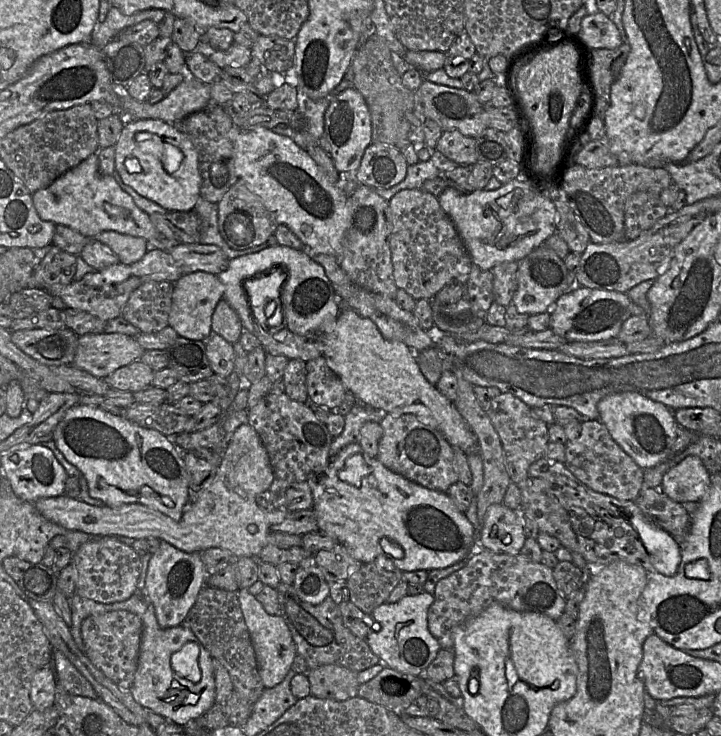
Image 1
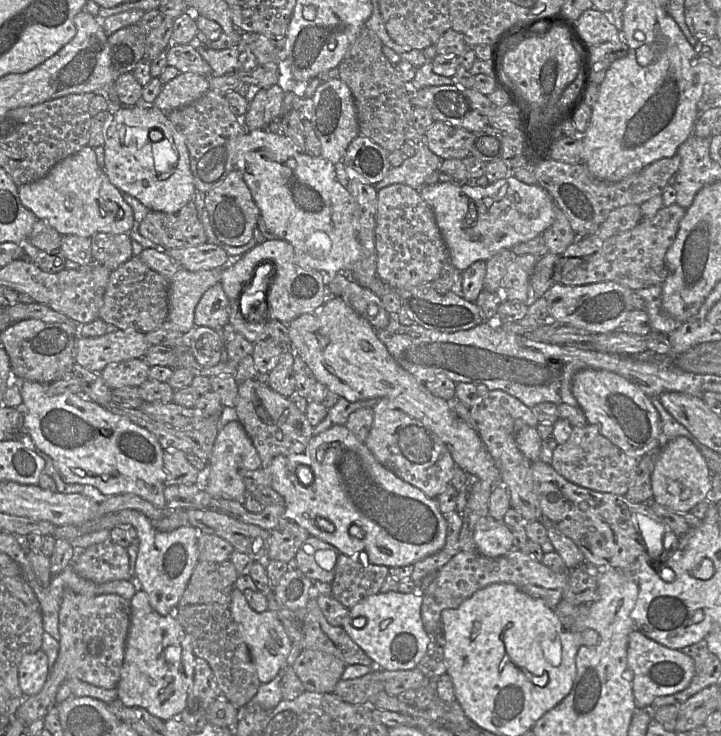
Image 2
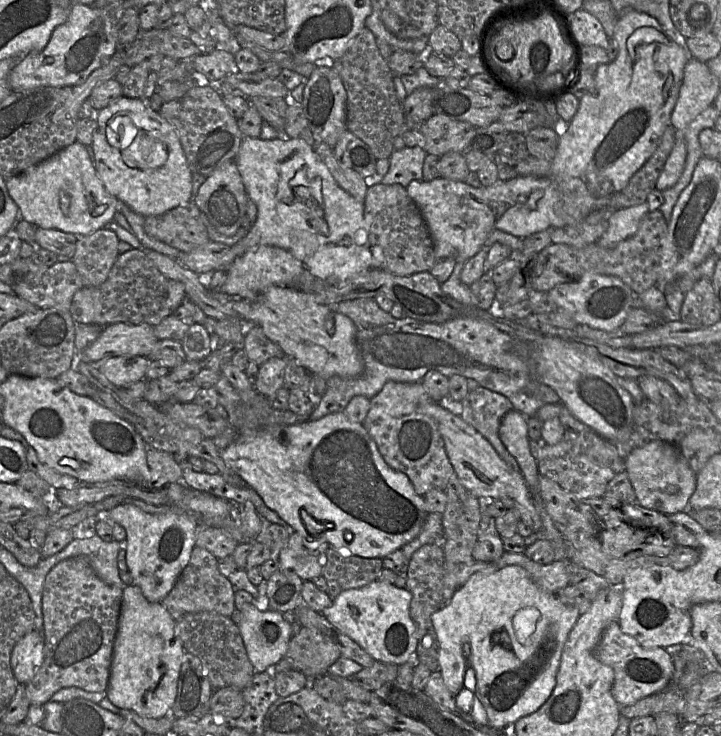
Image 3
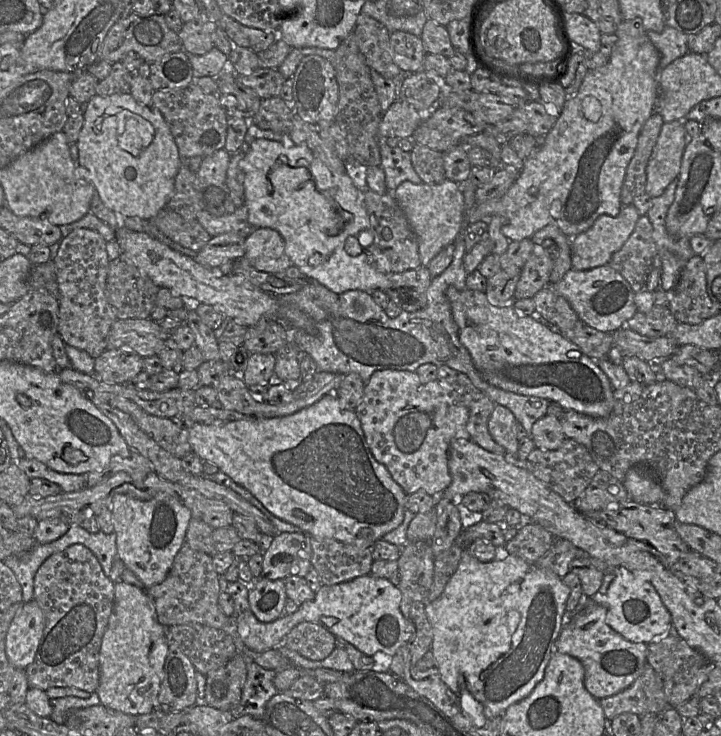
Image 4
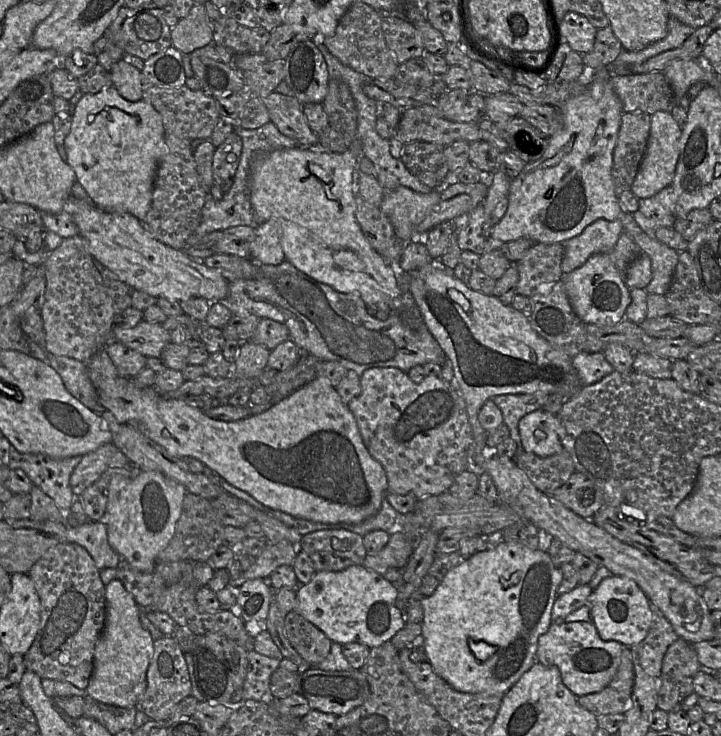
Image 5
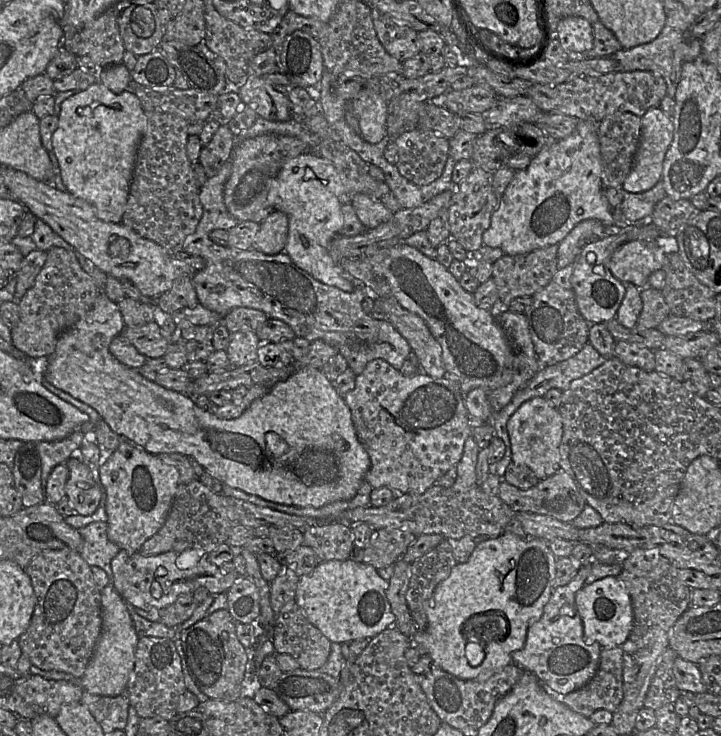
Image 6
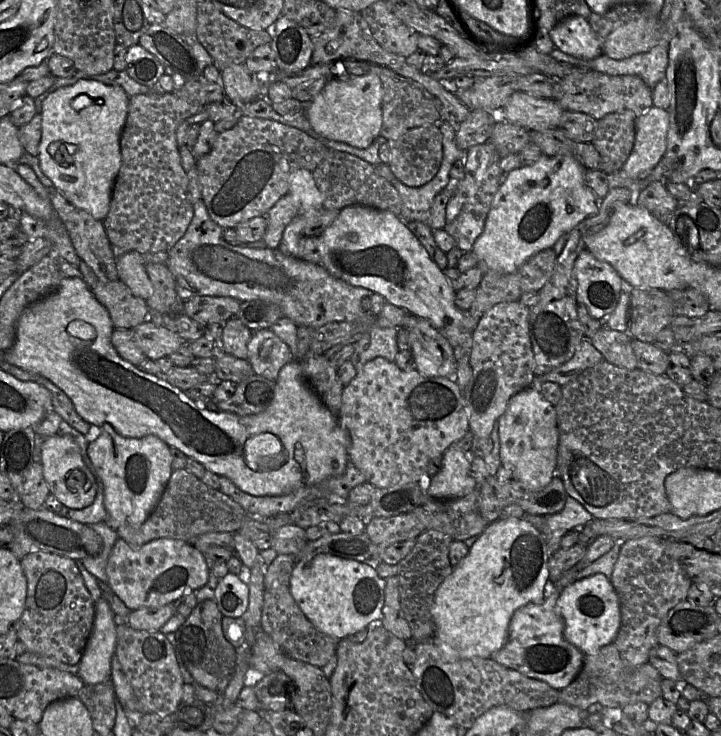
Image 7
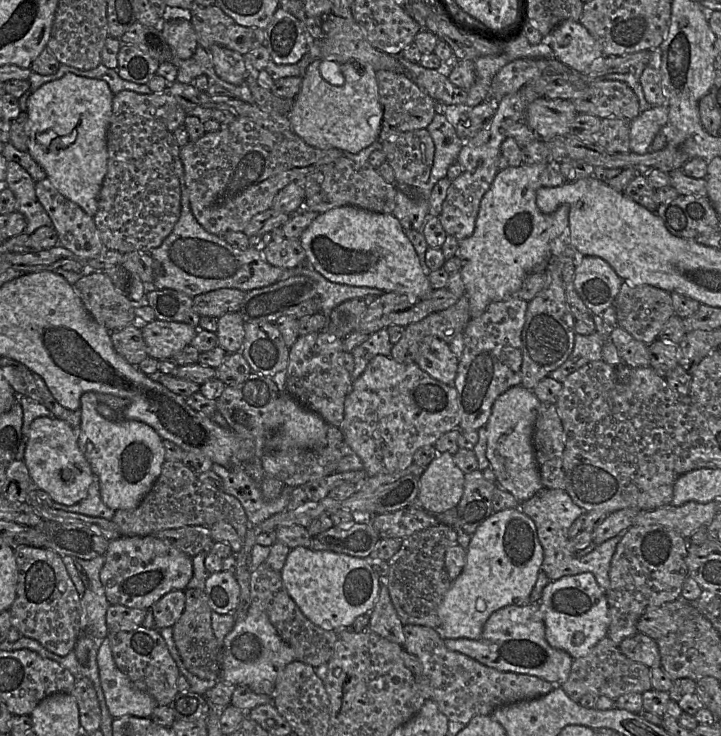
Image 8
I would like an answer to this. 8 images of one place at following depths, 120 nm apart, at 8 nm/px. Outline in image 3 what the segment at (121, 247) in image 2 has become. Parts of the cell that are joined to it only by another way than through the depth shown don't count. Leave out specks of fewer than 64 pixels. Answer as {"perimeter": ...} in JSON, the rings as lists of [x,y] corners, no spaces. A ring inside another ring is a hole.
{"perimeter":[[[108,227],[88,235],[78,236],[76,251],[70,261],[75,264],[84,287],[100,286],[107,279],[117,257],[120,255],[119,242],[120,239],[117,234]]]}

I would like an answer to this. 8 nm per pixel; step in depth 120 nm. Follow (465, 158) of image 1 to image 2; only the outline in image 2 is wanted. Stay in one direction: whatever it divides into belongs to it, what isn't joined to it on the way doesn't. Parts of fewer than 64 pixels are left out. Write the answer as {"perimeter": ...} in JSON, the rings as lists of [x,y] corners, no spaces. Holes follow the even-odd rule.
{"perimeter":[[[434,121],[423,139],[429,149],[442,160],[465,159],[471,153],[473,133],[445,122]]]}

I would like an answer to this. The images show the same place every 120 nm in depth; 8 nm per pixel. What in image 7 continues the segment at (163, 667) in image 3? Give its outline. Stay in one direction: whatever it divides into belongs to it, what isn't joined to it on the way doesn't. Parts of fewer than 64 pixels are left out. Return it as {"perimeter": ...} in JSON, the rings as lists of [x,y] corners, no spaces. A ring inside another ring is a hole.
{"perimeter":[[[101,597],[95,602],[93,629],[78,664],[78,676],[84,684],[110,680],[116,648],[116,627],[114,613],[109,603]]]}

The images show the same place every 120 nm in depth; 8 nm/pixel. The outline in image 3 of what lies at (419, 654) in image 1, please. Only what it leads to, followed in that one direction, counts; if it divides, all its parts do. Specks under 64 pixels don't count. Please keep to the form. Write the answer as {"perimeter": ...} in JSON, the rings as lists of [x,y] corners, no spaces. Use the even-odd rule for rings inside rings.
{"perimeter":[[[376,580],[361,588],[341,592],[333,599],[331,606],[324,609],[321,614],[376,662],[399,666],[408,662],[417,650],[416,626],[410,616],[411,599],[412,594],[407,589]]]}

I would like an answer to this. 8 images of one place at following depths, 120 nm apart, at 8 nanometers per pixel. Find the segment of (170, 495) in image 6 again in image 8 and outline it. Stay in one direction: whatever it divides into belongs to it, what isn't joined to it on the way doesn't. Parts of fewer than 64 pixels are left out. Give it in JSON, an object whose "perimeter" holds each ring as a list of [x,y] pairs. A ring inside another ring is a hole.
{"perimeter":[[[84,393],[80,398],[79,447],[91,465],[93,475],[99,478],[103,503],[114,511],[131,510],[139,505],[161,474],[166,461],[163,439],[143,422],[105,418],[97,411],[99,405],[120,413],[127,405],[127,400],[108,394]]]}

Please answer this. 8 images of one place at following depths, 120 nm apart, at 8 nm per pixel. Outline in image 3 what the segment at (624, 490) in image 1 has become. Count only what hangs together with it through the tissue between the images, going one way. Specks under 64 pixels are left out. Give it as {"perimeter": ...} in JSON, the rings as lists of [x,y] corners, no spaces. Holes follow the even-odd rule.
{"perimeter":[[[592,429],[581,433],[565,431],[559,443],[555,445],[547,444],[539,450],[536,461],[539,475],[556,482],[562,489],[580,499],[603,497],[609,481],[625,469],[625,458],[619,454],[616,445]]]}

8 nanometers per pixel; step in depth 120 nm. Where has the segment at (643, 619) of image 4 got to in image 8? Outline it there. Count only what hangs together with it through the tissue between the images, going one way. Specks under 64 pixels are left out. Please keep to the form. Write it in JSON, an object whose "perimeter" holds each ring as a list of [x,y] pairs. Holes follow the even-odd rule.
{"perimeter":[[[584,572],[550,581],[543,589],[540,604],[543,606],[545,638],[550,646],[567,652],[573,659],[587,656],[595,645],[608,634],[610,625],[606,591],[597,583],[594,575]]]}

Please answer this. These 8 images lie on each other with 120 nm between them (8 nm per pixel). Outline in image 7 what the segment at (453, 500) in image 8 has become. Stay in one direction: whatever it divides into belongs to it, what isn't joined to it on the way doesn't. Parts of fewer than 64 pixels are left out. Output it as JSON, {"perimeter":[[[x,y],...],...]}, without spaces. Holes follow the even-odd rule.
{"perimeter":[[[456,444],[449,447],[441,459],[441,468],[430,478],[426,494],[438,499],[461,498],[477,488],[470,475],[471,452],[464,452]]]}

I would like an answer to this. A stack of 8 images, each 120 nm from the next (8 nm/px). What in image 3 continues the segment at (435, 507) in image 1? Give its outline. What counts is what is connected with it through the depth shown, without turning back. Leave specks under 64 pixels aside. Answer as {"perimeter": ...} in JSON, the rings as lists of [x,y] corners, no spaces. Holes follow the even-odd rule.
{"perimeter":[[[344,412],[328,414],[318,420],[307,419],[293,425],[271,425],[257,430],[238,431],[237,437],[225,449],[220,451],[224,463],[236,472],[244,482],[257,492],[264,504],[272,509],[288,526],[312,542],[326,542],[333,546],[343,556],[359,556],[363,558],[379,558],[399,550],[414,540],[421,533],[426,522],[428,512],[423,496],[418,495],[409,478],[391,468],[381,456],[374,440],[363,424],[352,422]]]}

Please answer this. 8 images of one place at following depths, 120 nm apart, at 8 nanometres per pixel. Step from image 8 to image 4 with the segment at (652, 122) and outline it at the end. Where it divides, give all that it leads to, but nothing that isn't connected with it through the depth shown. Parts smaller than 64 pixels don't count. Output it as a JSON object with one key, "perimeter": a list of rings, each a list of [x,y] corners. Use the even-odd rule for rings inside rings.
{"perimeter":[[[680,120],[665,122],[646,168],[645,194],[651,198],[663,194],[667,186],[678,177],[688,133]]]}

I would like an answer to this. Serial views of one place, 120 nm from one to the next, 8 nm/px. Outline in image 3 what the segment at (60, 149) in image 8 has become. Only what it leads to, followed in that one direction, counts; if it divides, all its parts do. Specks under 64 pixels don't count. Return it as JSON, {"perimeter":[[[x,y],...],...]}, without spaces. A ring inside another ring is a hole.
{"perimeter":[[[122,96],[110,105],[98,110],[97,128],[94,132],[93,142],[91,146],[93,147],[94,151],[94,166],[106,190],[111,195],[116,197],[119,201],[129,206],[133,211],[142,214],[145,217],[151,215],[159,215],[176,206],[188,203],[192,200],[192,172],[189,168],[179,136],[173,125],[170,124],[164,117],[162,117],[159,111],[153,110],[144,100],[140,98],[130,98]]]}

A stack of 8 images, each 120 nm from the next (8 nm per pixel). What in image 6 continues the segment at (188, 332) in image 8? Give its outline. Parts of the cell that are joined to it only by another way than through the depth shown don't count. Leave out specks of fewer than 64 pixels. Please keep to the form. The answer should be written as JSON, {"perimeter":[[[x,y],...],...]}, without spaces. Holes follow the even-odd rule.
{"perimeter":[[[155,321],[142,326],[126,327],[119,335],[130,342],[147,359],[164,357],[171,345],[166,333]]]}

